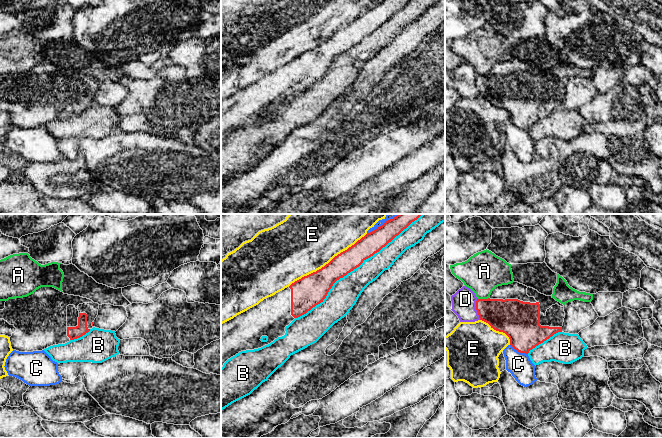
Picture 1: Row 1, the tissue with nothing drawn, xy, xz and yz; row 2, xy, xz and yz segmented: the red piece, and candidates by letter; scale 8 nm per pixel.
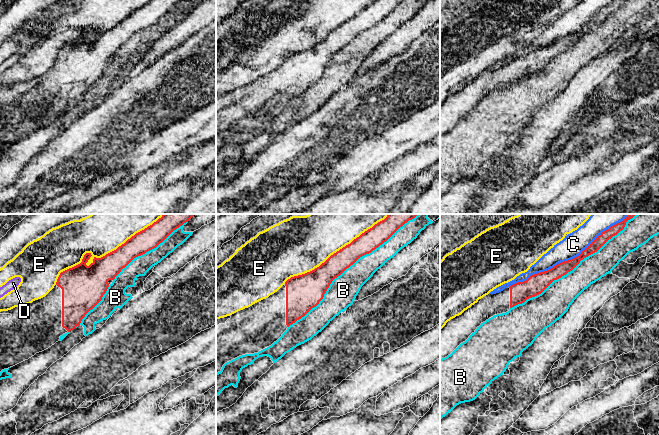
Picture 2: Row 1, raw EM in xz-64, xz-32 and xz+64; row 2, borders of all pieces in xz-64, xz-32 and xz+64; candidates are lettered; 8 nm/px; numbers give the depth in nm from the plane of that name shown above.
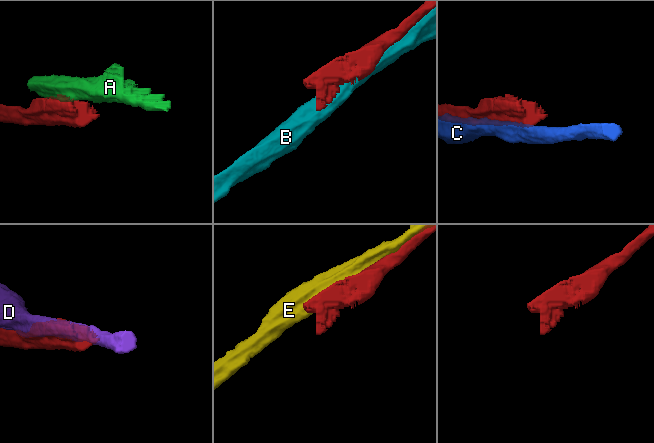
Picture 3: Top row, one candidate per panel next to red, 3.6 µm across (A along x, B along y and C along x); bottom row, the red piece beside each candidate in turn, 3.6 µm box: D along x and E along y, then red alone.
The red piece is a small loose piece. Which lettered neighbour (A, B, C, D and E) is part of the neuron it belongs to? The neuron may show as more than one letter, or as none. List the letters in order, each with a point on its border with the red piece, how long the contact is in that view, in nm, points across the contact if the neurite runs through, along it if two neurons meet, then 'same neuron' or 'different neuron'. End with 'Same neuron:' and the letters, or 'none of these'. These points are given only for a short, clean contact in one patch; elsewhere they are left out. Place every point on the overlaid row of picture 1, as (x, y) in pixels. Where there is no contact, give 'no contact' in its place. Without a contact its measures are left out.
A: meets red in yz at (483, 299); contact 90 nm long; border along yz (488, 297), (478, 299); different neuron
B: meets red in xz at (356, 267); contact 1300 nm long; different neuron
C: meets red in yz at (519, 351); contact 170 nm long; different neuron
D: meets red in yz at (476, 309); contact 180 nm long; different neuron
E: meets red in xz at (328, 263); contact 750 nm long; different neuron
Same neuron: none of these

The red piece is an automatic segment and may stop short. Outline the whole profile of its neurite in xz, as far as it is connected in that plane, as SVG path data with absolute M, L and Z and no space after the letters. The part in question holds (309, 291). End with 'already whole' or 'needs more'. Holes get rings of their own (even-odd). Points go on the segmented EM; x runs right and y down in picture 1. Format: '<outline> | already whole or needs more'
M398 214L321 269L221 324L221 368L239 352L261 348L284 336L285 327L323 302L337 280L379 252L421 215Z | needs more

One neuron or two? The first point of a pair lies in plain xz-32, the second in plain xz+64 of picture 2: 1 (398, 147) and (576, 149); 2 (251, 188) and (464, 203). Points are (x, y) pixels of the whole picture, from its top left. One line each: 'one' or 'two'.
1: two
2: one

